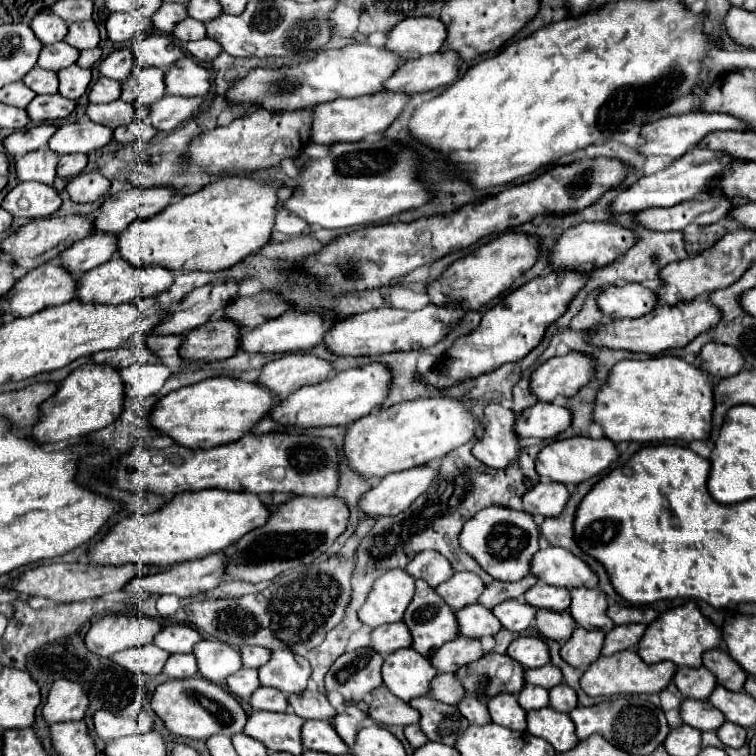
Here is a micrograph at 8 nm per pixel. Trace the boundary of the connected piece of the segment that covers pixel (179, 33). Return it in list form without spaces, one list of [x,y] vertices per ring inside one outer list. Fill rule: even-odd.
[[[188,17],[188,19],[180,21],[180,23],[174,27],[172,35],[174,35],[178,41],[188,43],[188,41],[194,41],[194,39],[204,39],[204,37],[206,37],[206,27],[204,27],[202,21],[196,21],[196,19],[190,19],[190,17]]]

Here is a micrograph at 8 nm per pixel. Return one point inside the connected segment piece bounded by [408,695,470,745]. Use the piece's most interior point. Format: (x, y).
(439, 722)

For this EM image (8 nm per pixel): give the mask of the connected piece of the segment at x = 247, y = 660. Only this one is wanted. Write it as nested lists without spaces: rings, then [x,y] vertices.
[[[242,647],[240,655],[242,655],[242,665],[250,669],[258,669],[266,665],[266,661],[270,661],[270,651],[266,647]]]

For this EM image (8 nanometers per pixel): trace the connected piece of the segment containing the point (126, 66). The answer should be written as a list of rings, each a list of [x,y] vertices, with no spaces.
[[[118,49],[100,63],[100,75],[106,75],[116,81],[124,81],[132,69],[134,69],[134,55],[130,53],[130,49]]]

